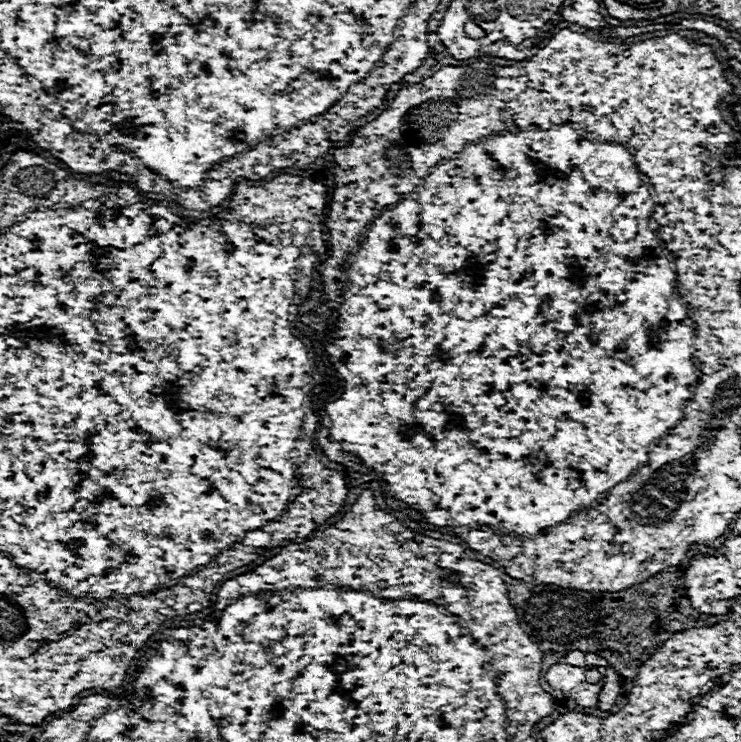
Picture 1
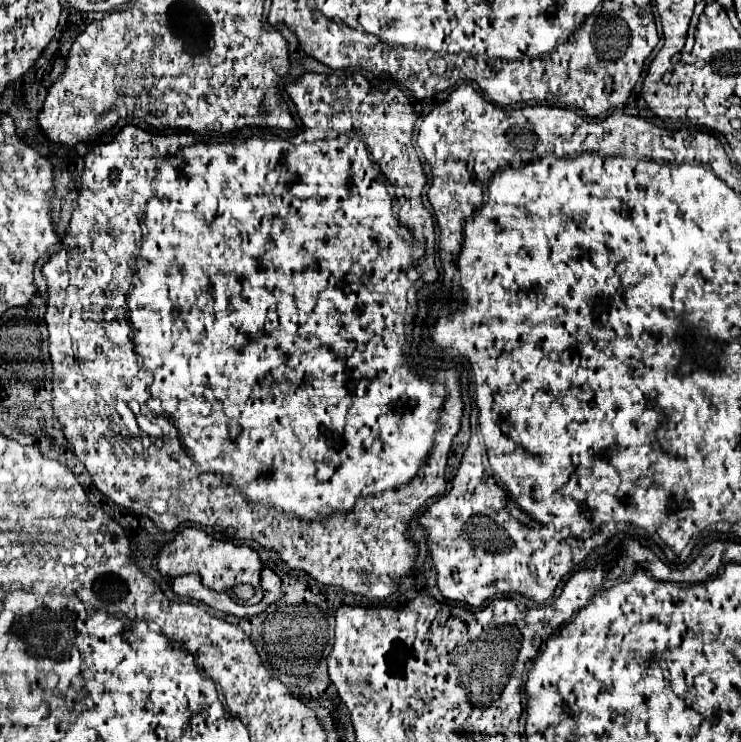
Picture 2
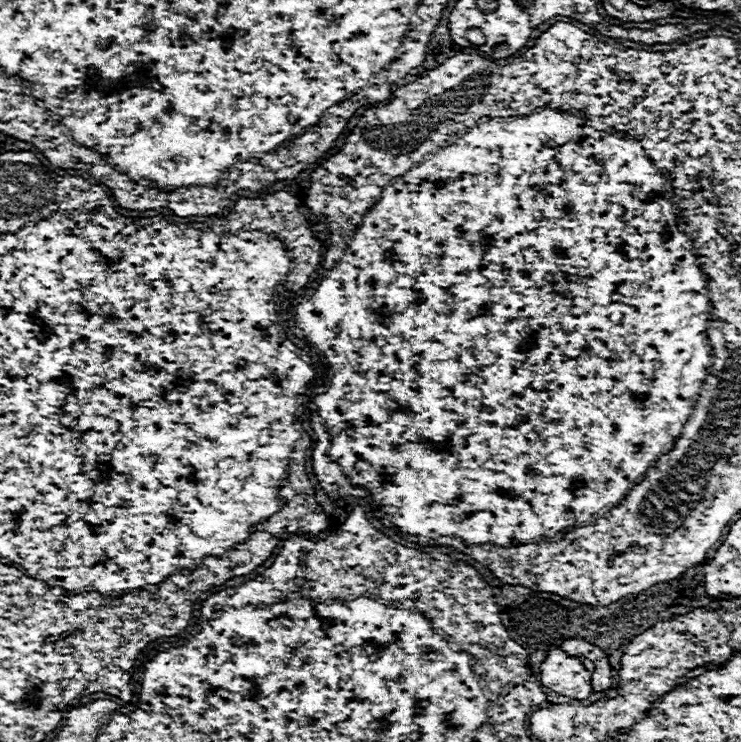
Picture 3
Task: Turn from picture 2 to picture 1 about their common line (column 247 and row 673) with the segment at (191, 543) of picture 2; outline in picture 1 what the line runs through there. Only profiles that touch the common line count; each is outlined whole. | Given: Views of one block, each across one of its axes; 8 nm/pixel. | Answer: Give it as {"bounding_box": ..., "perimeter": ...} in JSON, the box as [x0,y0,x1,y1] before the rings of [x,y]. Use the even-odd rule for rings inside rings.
{"bounding_box":[546,662,600,706],"perimeter":[[[558,662],[554,666],[548,668],[546,672],[546,682],[560,690],[566,698],[576,700],[576,704],[580,706],[596,706],[598,704],[598,692],[600,692],[600,682],[598,684],[588,684],[584,680],[584,672],[586,668],[578,668],[578,666],[570,666],[566,662]]]}

